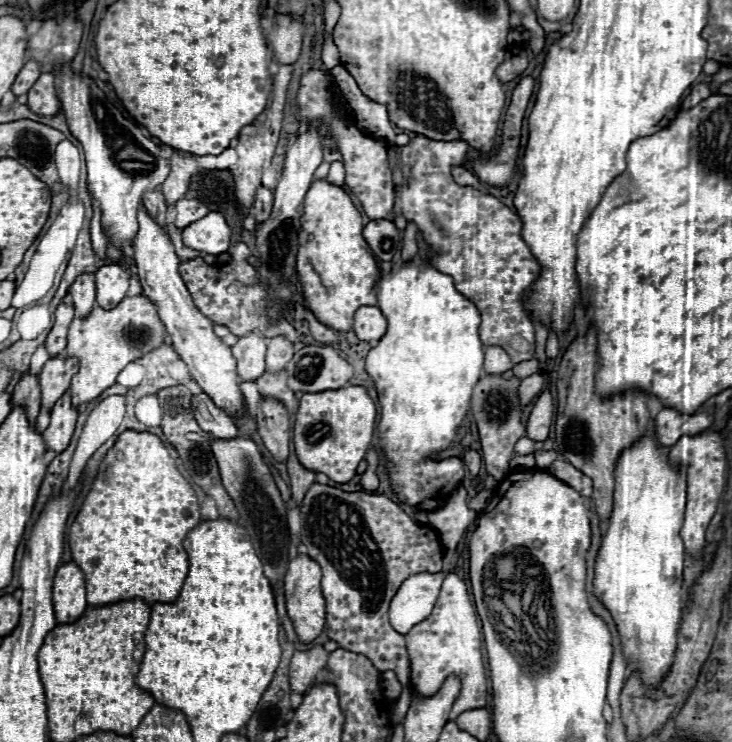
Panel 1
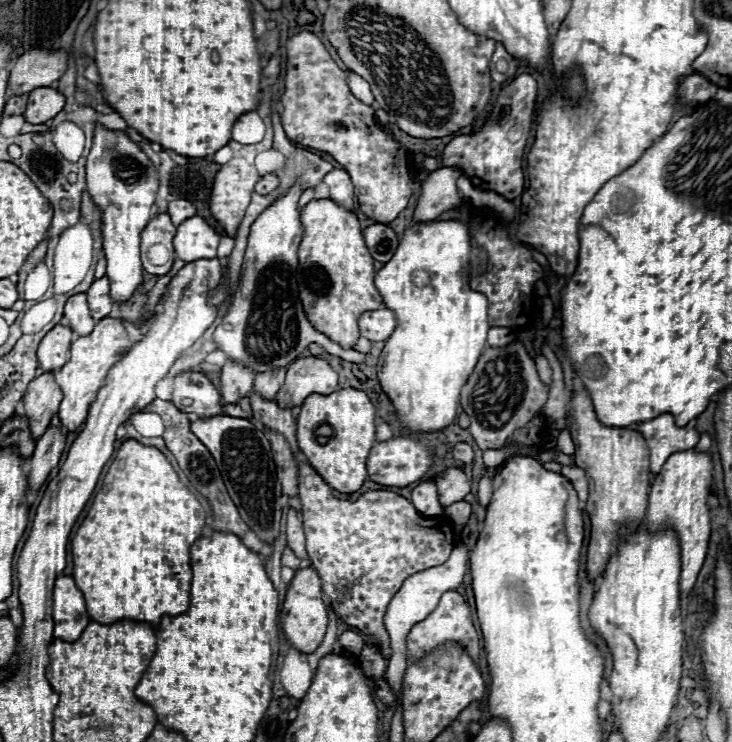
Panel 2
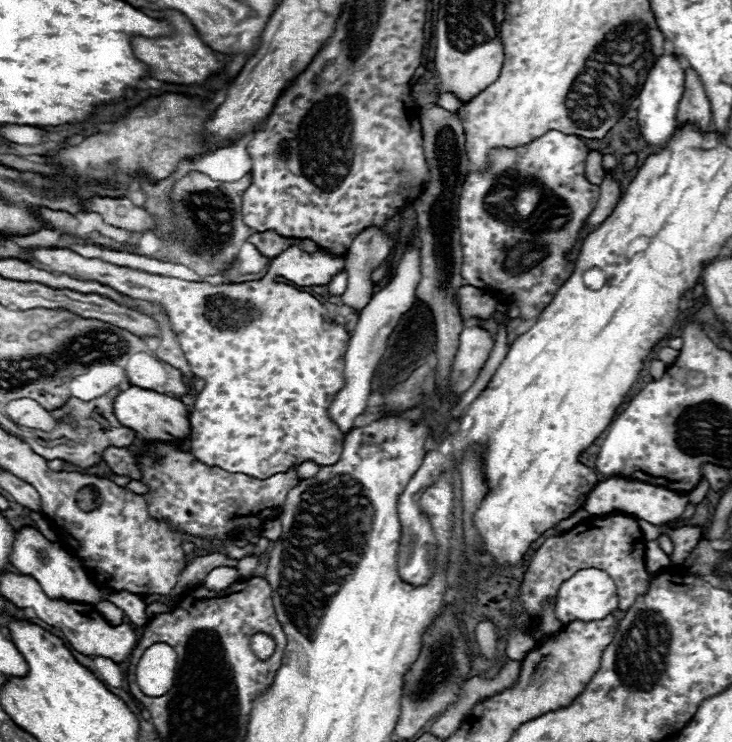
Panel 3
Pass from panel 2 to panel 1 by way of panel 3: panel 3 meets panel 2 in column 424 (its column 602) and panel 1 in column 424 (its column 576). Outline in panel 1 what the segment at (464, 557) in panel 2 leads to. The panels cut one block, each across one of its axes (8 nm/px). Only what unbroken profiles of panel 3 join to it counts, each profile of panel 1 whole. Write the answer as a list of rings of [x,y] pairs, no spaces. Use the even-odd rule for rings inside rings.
[[[418,572],[404,580],[388,610],[390,624],[392,628],[396,628],[396,632],[406,634],[412,626],[420,624],[432,614],[442,580],[444,572]]]

